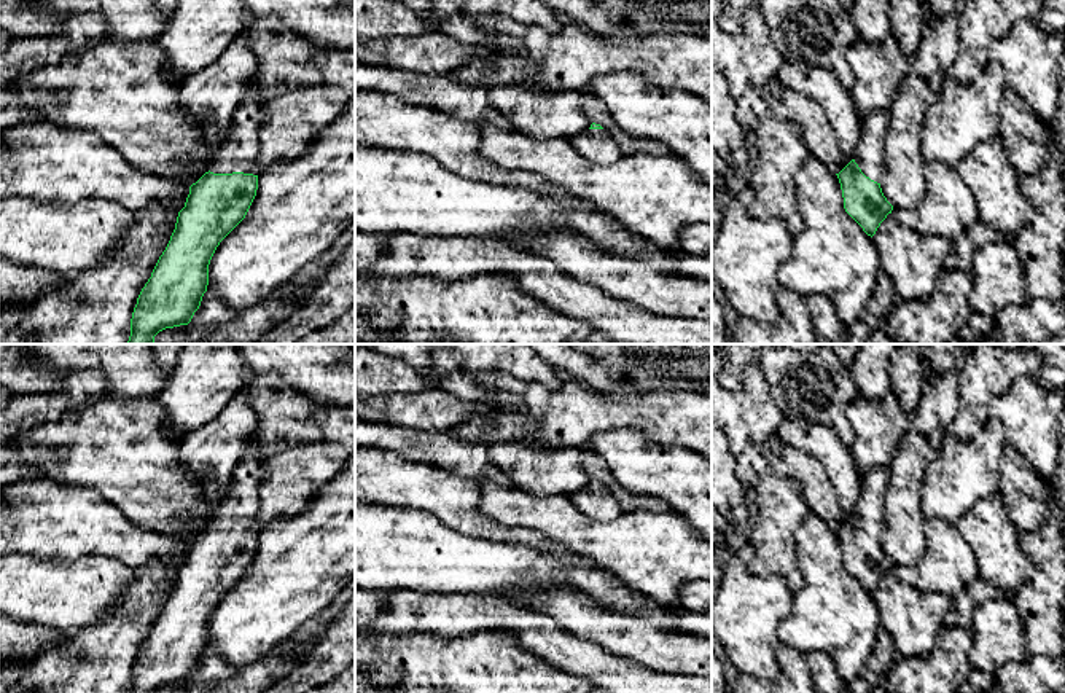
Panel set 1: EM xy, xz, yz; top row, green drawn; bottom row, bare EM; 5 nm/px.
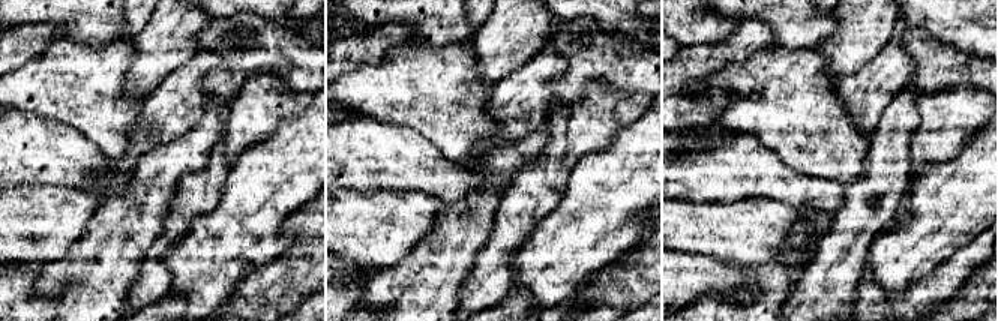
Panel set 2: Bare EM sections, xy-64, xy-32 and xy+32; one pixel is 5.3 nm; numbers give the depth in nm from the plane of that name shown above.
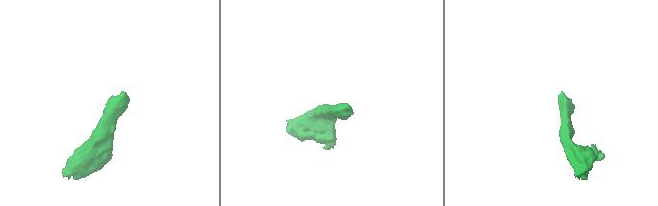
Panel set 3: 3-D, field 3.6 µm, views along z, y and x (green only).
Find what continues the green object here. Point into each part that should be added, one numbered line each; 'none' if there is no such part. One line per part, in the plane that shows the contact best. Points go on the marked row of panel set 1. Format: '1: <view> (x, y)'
1: xy (239, 150)

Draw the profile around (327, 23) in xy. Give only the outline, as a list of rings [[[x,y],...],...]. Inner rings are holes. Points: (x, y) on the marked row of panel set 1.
[[[244,0],[247,14],[263,22],[269,14],[279,16],[293,32],[304,35],[318,46],[355,51],[355,11],[349,6],[353,0]]]

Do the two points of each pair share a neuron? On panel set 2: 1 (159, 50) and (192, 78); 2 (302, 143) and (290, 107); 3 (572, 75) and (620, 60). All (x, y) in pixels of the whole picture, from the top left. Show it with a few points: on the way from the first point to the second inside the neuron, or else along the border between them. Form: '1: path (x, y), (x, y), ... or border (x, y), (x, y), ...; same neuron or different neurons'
1: border (201, 50), (173, 69), (152, 90); different neurons
2: border (309, 102), (299, 114), (285, 117), (264, 138); different neurons
3: path (584, 66), (590, 60), (608, 60); same neuron

